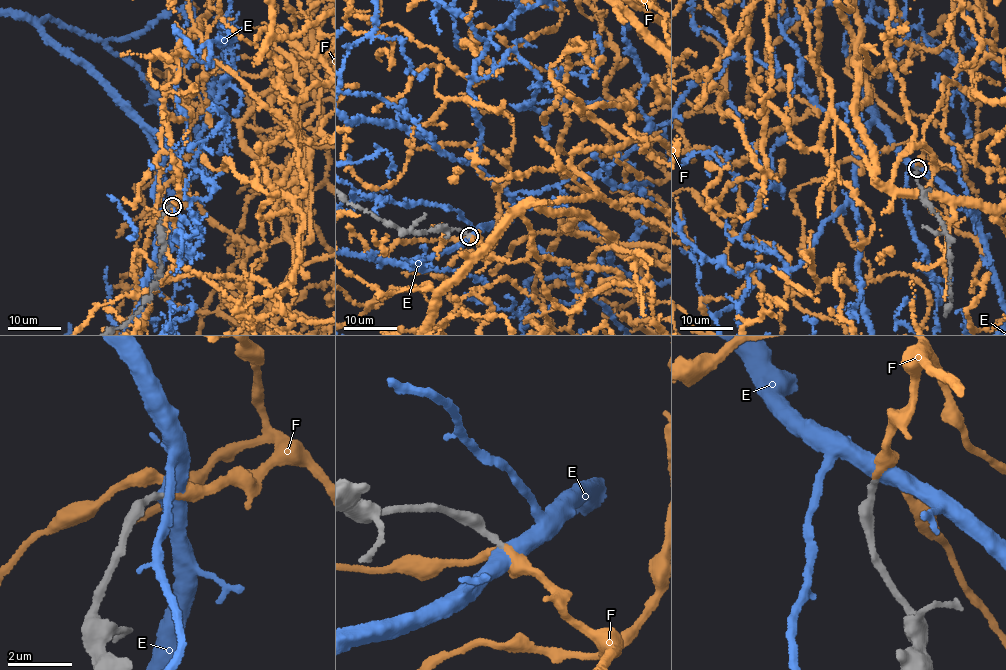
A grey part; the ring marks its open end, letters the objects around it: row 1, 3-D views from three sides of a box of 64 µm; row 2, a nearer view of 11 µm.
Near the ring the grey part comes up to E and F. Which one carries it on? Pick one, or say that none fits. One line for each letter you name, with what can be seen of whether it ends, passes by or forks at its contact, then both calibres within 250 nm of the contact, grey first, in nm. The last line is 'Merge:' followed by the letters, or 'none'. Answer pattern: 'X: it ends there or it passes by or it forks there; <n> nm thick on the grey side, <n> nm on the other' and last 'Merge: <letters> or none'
F: it forks there; 200 nm thick on the grey side, 170 nm on the other
Merge: F

